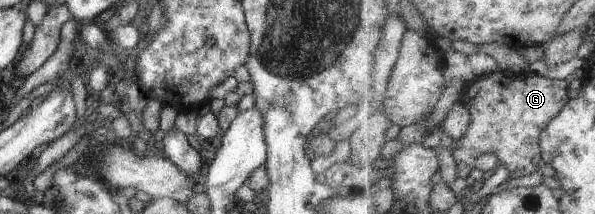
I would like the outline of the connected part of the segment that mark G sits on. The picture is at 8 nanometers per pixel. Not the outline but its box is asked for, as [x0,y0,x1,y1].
[448,71,570,178]

